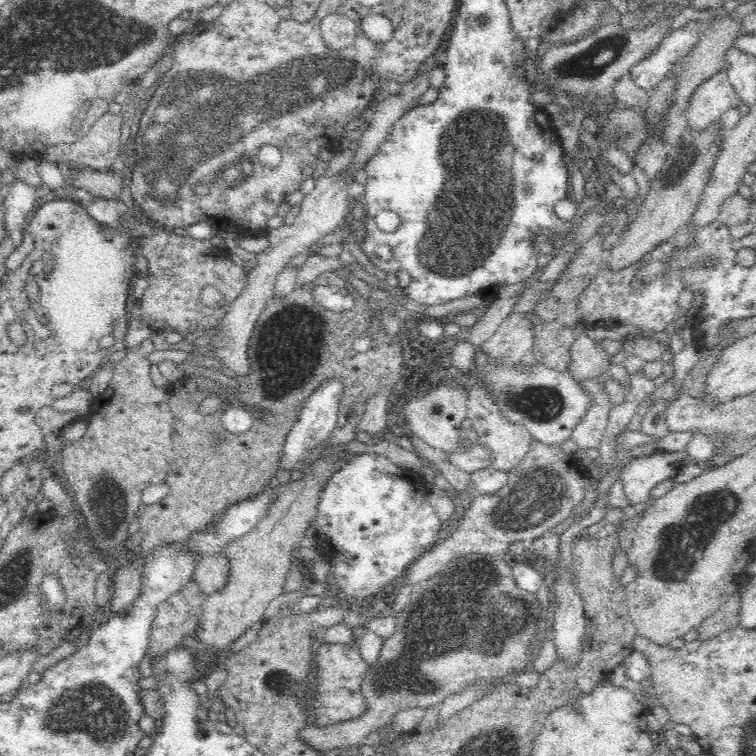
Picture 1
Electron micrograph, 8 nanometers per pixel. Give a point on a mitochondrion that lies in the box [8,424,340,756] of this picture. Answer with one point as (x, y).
(91, 706)

